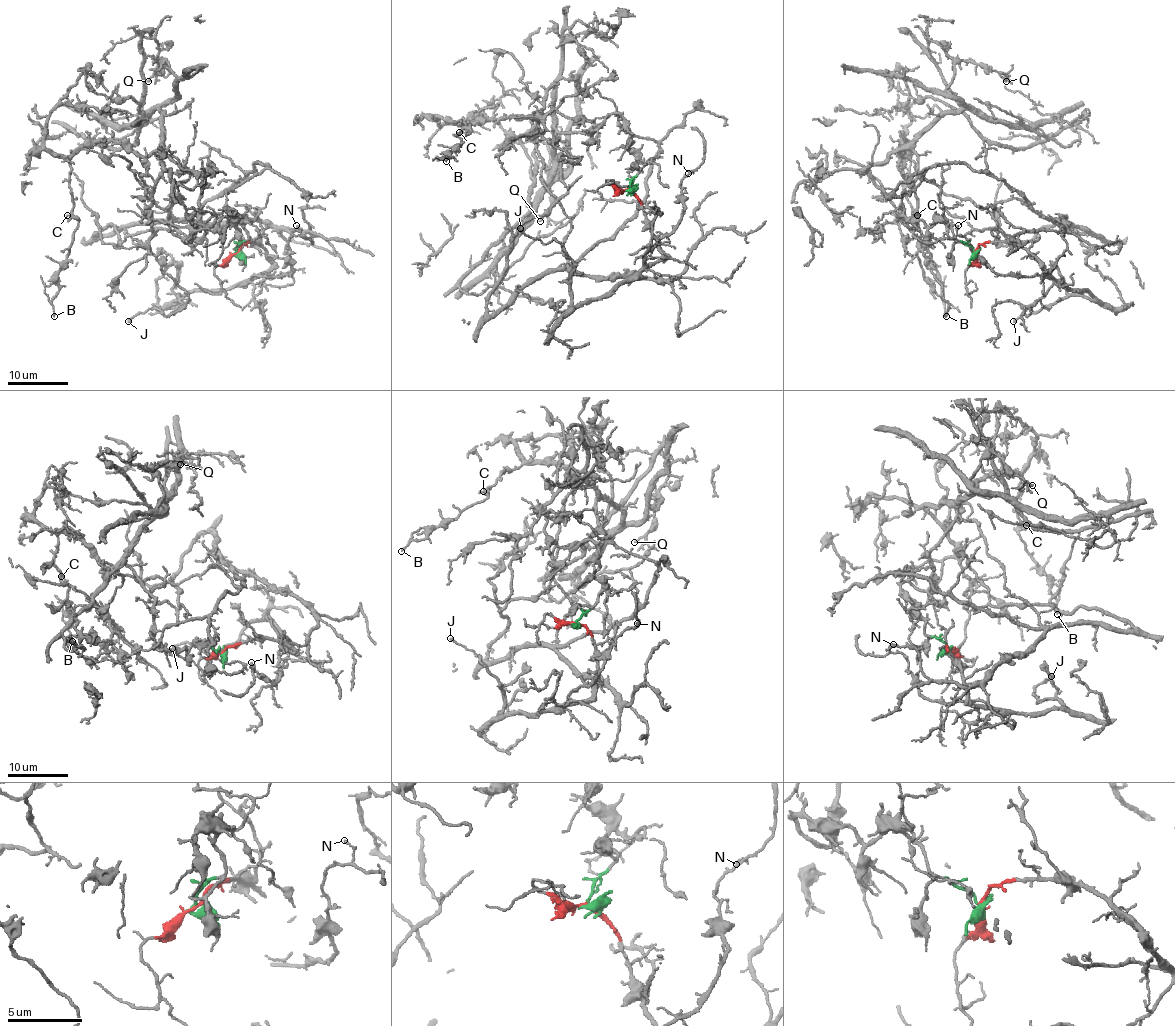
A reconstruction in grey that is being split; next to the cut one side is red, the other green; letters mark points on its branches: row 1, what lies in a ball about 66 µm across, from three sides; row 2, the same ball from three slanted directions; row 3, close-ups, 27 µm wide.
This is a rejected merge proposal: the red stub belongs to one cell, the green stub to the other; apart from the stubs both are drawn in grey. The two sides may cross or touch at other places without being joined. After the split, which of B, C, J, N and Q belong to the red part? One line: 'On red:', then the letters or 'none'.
On red: J, N

